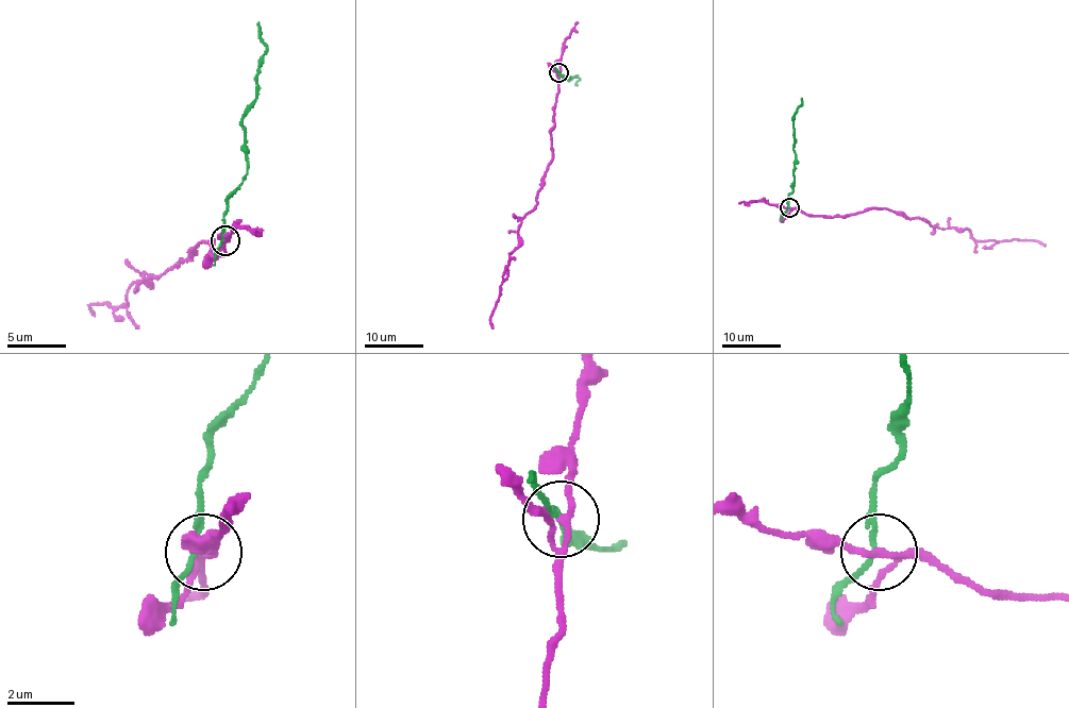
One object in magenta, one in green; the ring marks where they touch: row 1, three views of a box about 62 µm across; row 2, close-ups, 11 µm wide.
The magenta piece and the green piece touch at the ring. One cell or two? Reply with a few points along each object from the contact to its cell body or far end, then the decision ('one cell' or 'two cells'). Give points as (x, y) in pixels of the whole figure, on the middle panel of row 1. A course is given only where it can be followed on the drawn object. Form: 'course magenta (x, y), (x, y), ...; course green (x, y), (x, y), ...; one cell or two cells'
course magenta (558, 72), (552, 161), (536, 205), (520, 224), (518, 245), (508, 259), (508, 276), (491, 315), (494, 327); course green (558, 71), (560, 76), (578, 77), (575, 84); two cells

